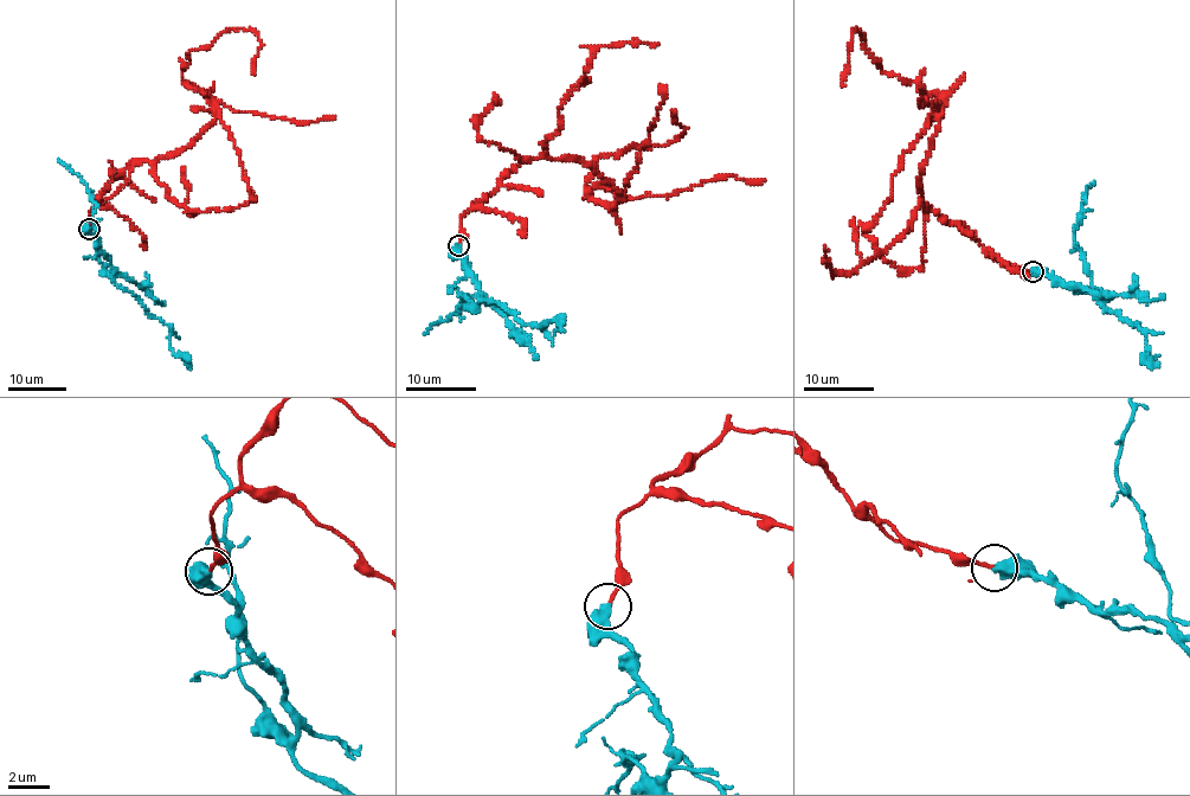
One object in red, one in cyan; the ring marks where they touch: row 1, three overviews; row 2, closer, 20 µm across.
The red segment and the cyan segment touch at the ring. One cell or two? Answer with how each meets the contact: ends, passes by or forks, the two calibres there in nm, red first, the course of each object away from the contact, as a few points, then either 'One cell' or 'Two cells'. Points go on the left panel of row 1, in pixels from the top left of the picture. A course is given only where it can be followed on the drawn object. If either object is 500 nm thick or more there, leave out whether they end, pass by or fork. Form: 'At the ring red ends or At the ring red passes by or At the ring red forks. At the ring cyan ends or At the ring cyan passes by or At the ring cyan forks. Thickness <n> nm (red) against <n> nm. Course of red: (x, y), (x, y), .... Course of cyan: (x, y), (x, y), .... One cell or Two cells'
Thickness 180 nm (red) against 550 nm. Course of red: (88, 229), (111, 179), (175, 155), (214, 119), (182, 77), (190, 51), (250, 29), (252, 75). Course of cyan: (88, 229), (110, 262), (114, 273), (109, 276), (97, 258), (95, 203), (87, 184), (59, 160). Two cells

